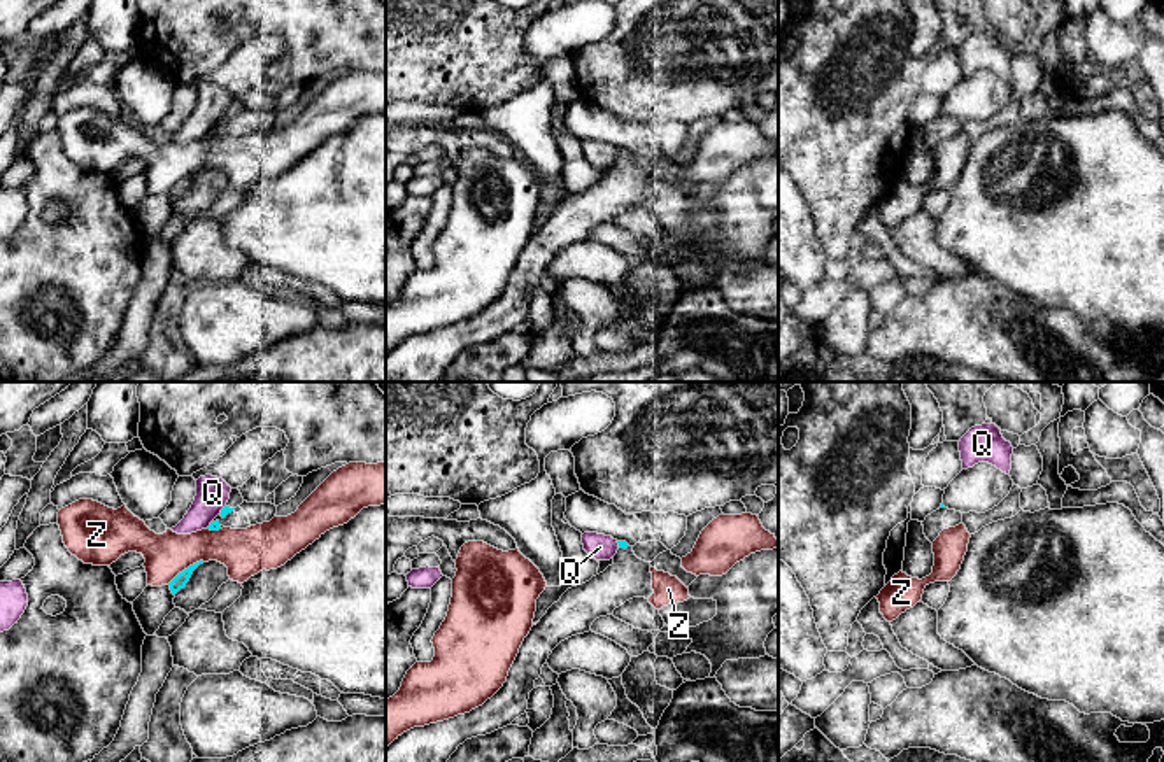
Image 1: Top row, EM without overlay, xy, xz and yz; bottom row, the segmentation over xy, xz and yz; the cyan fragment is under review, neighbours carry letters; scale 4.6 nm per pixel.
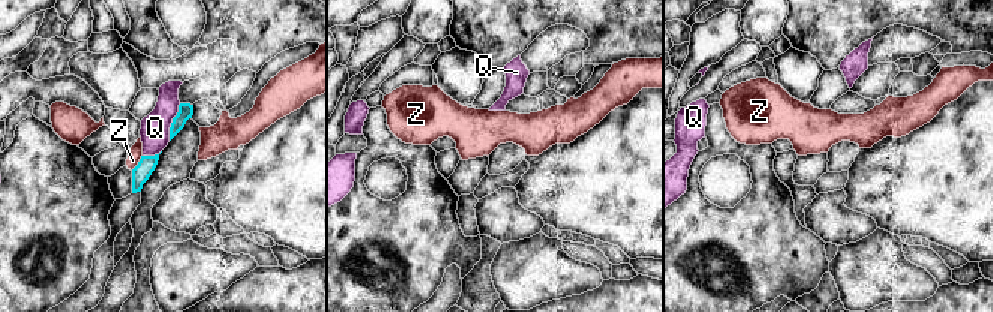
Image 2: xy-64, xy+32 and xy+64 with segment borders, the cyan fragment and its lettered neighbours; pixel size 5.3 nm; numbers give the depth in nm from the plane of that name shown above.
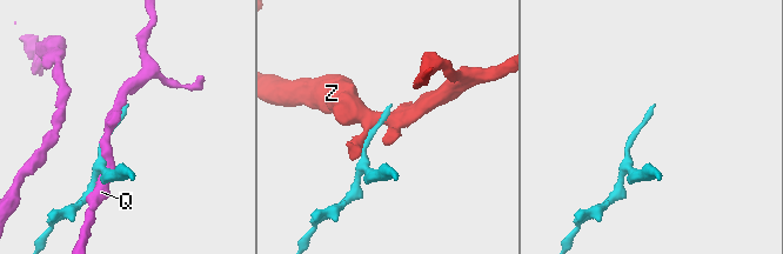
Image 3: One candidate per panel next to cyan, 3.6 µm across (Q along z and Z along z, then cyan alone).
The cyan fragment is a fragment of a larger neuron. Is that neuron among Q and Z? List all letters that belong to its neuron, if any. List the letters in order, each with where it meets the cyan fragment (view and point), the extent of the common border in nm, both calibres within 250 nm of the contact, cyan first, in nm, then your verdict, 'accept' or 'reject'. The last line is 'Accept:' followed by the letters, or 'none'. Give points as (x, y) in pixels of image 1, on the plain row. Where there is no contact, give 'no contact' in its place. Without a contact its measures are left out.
Q: meets cyan in xy at (223, 116); contact 50 nm long; 40 nm thick on the cyan side, 150 nm on the other; reject
Z: meets cyan in xy at (184, 177); contact 200 nm long; 70 nm thick on the cyan side, 200 nm on the other; reject
Accept: none

